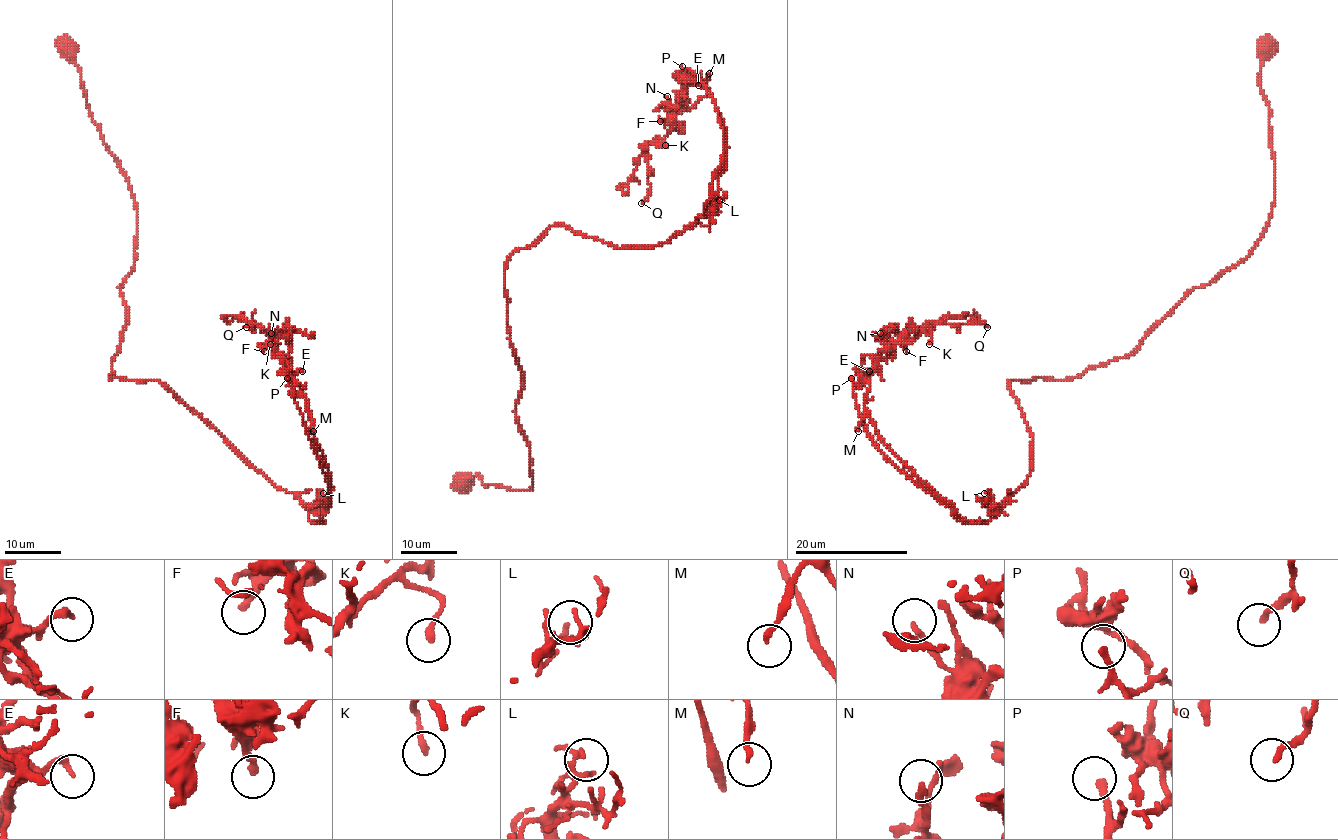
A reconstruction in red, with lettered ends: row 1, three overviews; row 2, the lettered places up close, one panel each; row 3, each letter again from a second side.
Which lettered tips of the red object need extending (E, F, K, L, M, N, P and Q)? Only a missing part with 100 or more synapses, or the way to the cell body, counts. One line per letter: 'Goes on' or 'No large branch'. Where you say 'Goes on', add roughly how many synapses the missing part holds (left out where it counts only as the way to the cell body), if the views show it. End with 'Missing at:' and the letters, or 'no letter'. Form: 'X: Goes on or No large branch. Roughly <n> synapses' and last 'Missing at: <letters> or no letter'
E: No large branch
F: No large branch
K: No large branch
L: No large branch
M: No large branch
N: No large branch
P: Goes on. Roughly 130 synapses
Q: No large branch
Missing at: P

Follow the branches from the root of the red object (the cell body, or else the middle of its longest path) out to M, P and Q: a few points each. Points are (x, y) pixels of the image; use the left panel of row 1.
M: (69, 48), (136, 211), (109, 379), (163, 382), (316, 523), (332, 483), (312, 416), (313, 431)
P: (69, 48), (136, 211), (109, 379), (163, 382), (316, 523), (327, 480), (287, 378)
Q: (69, 48), (136, 211), (109, 379), (163, 382), (316, 523), (332, 483), (308, 400), (274, 337), (246, 327)

